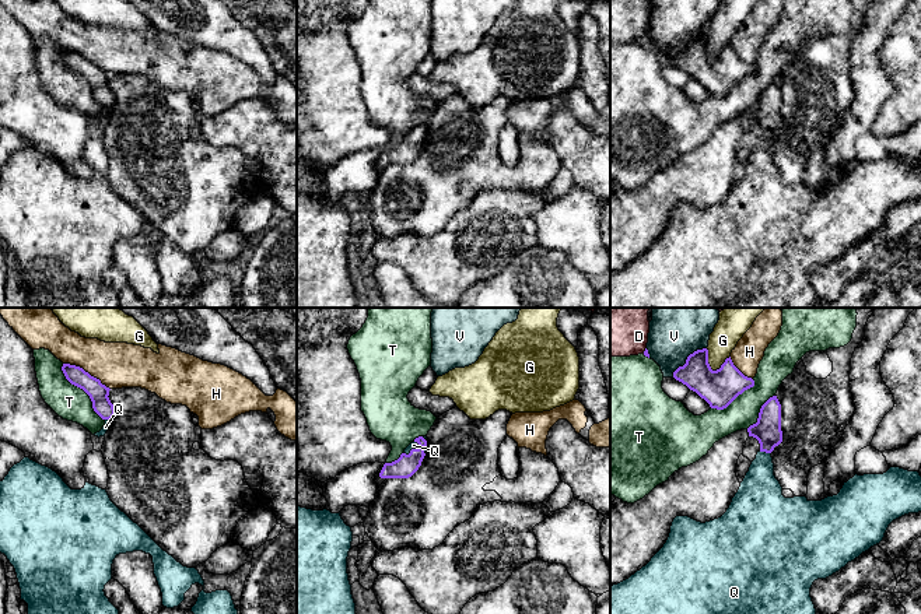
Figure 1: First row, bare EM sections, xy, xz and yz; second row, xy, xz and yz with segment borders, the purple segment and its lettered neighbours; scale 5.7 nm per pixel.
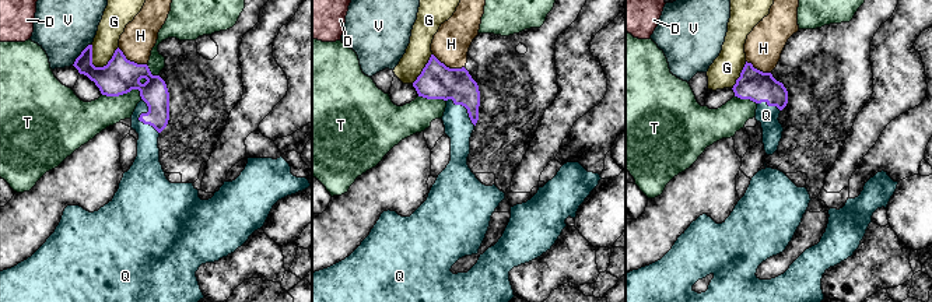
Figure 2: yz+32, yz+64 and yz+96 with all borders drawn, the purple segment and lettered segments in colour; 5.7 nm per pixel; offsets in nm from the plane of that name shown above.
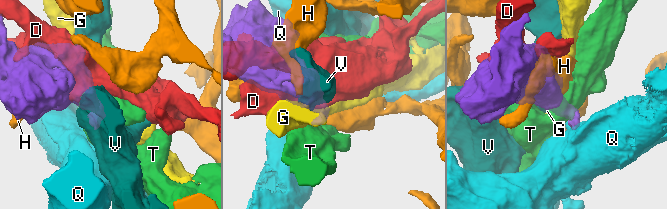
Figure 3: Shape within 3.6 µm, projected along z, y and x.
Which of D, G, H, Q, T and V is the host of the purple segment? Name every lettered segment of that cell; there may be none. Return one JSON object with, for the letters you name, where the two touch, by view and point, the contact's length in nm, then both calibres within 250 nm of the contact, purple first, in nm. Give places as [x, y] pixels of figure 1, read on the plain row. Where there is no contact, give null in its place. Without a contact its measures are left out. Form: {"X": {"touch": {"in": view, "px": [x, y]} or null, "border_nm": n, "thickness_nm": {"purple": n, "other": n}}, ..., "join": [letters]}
{"Q": {"touch": {"in": "yz", "px": [764, 137]}, "border_nm": 70, "thickness_nm": {"purple": 160, "other": 260}}, "join": ["Q"]}

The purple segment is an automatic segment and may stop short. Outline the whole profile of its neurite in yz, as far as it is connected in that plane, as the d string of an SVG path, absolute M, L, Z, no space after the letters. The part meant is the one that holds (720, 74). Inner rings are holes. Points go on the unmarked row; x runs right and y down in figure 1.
M707 35L690 41L686 50L673 59L673 64L717 97L726 95L739 81L754 73L754 67L745 63L733 52L731 43L719 56L712 57L708 50Z

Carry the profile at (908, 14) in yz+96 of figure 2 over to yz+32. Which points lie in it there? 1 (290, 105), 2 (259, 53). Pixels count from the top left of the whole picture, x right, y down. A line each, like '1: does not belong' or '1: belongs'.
1: does not belong
2: belongs

